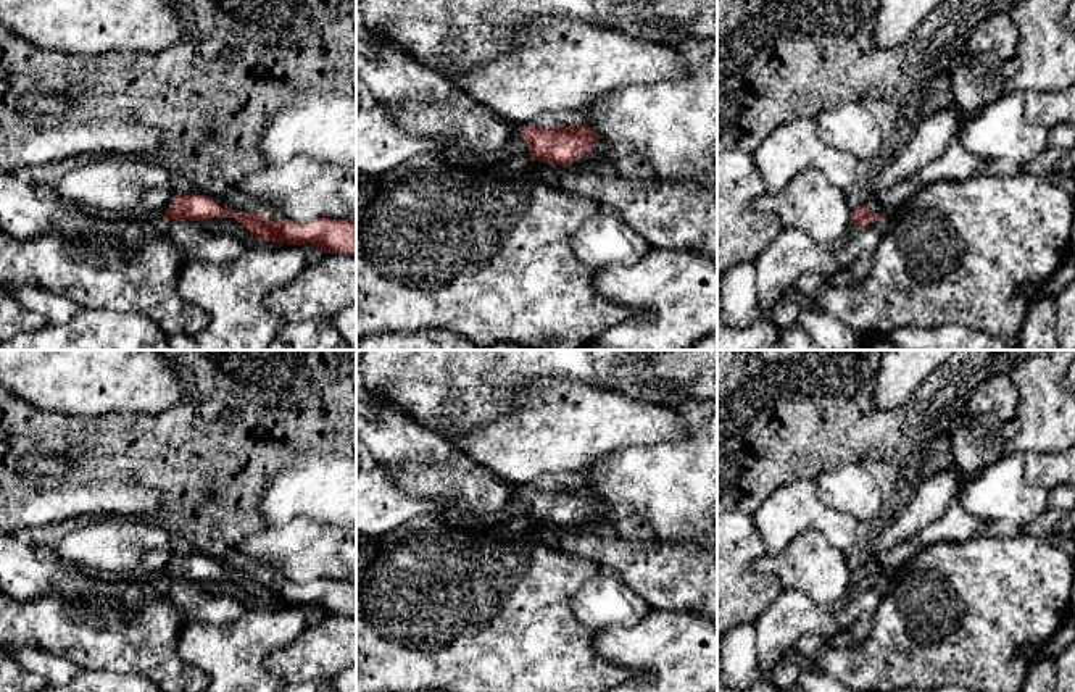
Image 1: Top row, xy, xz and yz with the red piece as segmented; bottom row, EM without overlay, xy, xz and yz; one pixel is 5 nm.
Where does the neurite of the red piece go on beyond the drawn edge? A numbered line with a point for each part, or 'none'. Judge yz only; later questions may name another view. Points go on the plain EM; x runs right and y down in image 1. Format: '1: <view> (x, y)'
1: yz (956, 525)

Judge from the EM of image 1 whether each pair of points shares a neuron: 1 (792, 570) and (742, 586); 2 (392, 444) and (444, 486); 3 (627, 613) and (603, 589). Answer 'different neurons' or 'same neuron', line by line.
1: different neurons
2: same neuron
3: same neuron

